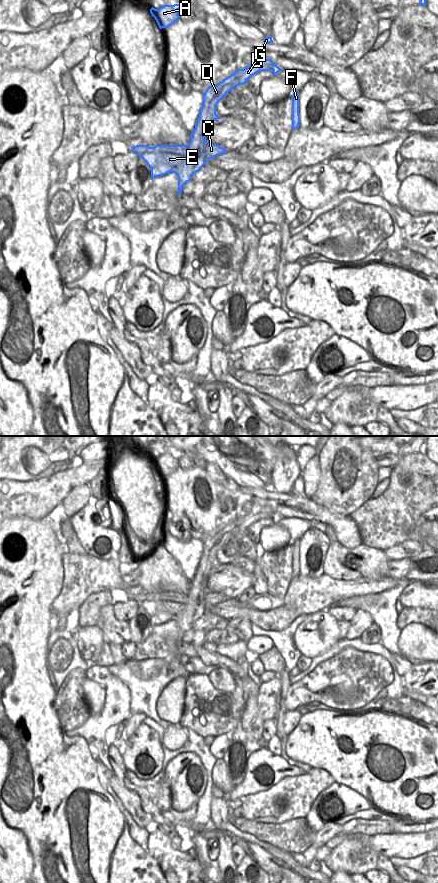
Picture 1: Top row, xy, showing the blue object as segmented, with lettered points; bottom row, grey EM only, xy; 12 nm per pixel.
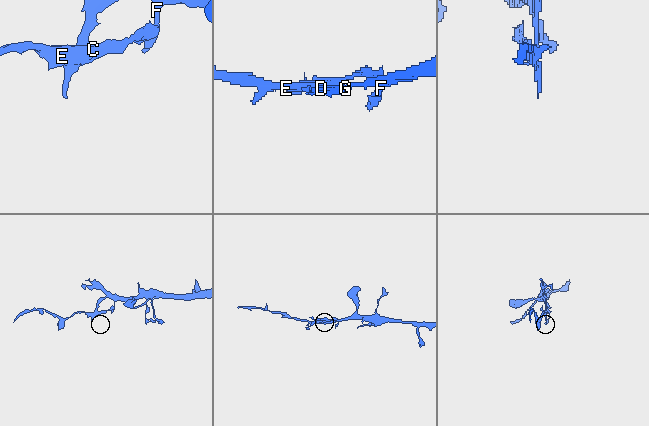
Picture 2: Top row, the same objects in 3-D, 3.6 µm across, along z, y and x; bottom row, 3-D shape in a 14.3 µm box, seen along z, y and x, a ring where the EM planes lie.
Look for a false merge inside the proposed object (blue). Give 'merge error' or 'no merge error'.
no merge error

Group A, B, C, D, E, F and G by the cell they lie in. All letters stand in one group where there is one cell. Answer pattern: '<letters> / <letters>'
A B C D E F G

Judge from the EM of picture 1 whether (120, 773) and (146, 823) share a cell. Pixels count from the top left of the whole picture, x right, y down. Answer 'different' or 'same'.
different

